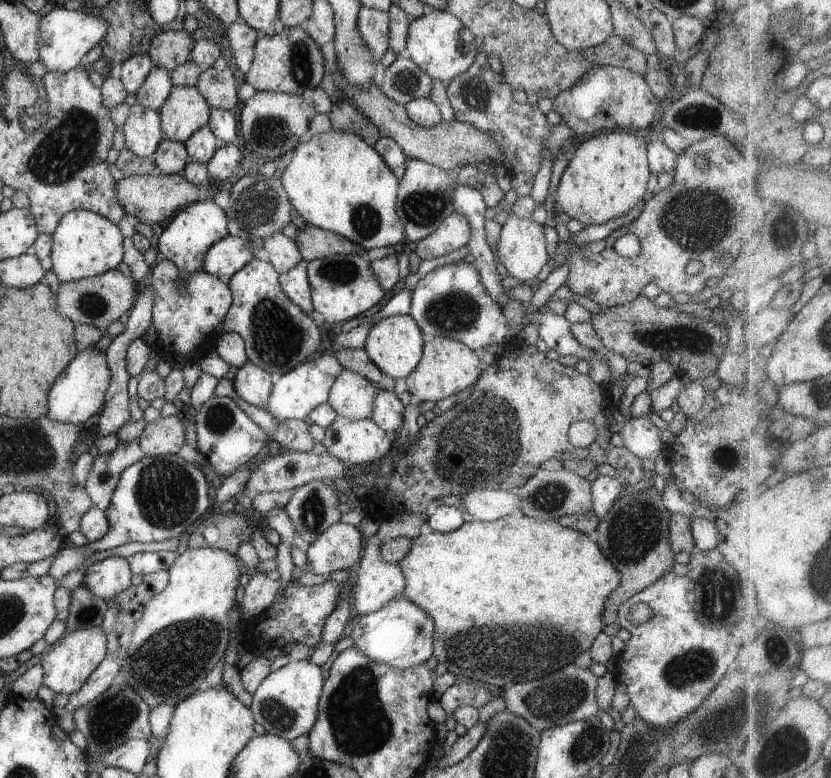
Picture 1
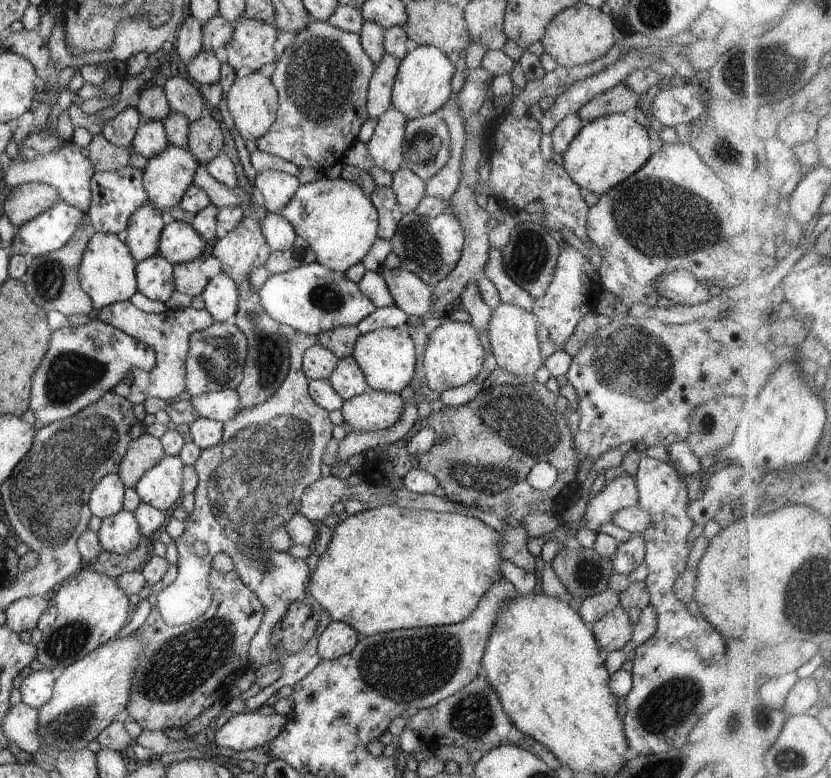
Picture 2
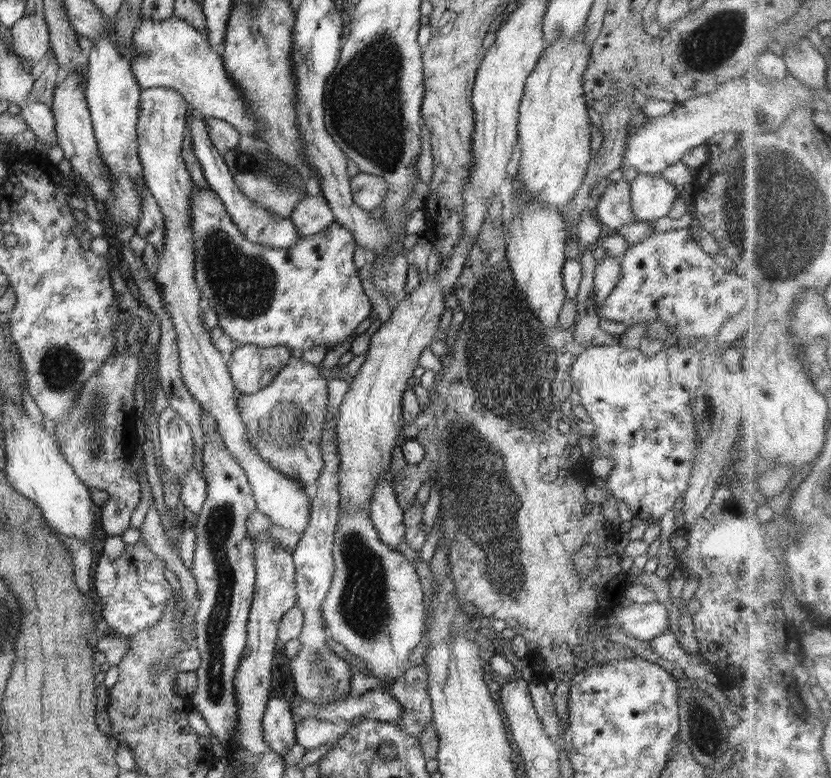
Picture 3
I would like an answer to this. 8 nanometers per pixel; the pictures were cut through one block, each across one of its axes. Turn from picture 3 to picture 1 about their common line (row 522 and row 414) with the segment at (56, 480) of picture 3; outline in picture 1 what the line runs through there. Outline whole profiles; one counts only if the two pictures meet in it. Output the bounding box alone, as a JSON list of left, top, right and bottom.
[47,345,111,425]

